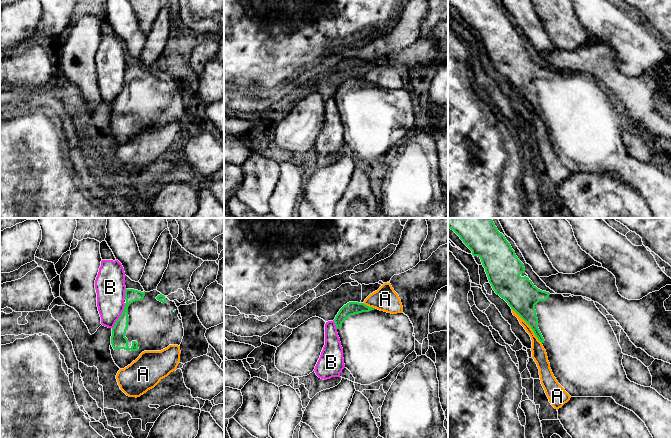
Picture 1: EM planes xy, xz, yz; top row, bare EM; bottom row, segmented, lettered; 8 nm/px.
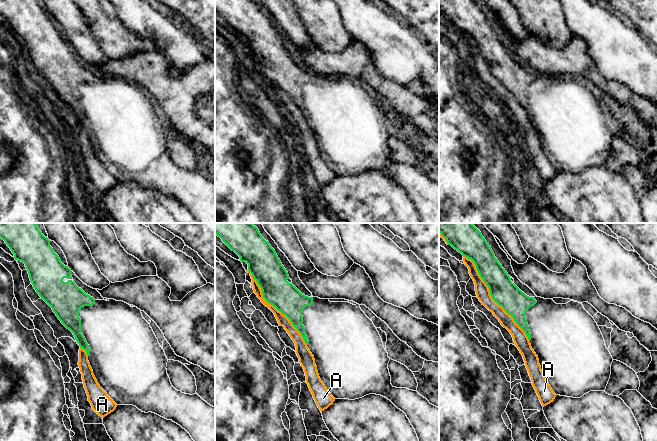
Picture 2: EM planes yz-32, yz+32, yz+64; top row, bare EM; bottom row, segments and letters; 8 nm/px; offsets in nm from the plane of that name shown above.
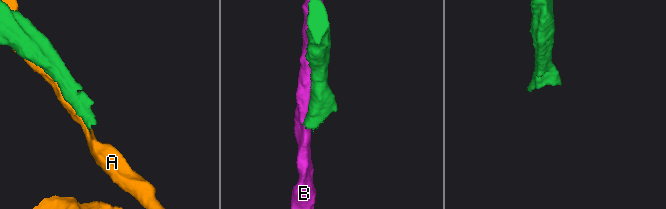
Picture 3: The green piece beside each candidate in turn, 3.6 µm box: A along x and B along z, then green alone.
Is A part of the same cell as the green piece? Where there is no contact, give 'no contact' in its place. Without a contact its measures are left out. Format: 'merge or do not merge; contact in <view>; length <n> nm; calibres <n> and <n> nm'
do not merge; contact in yz; length 380 nm; calibres 260 and 120 nm

